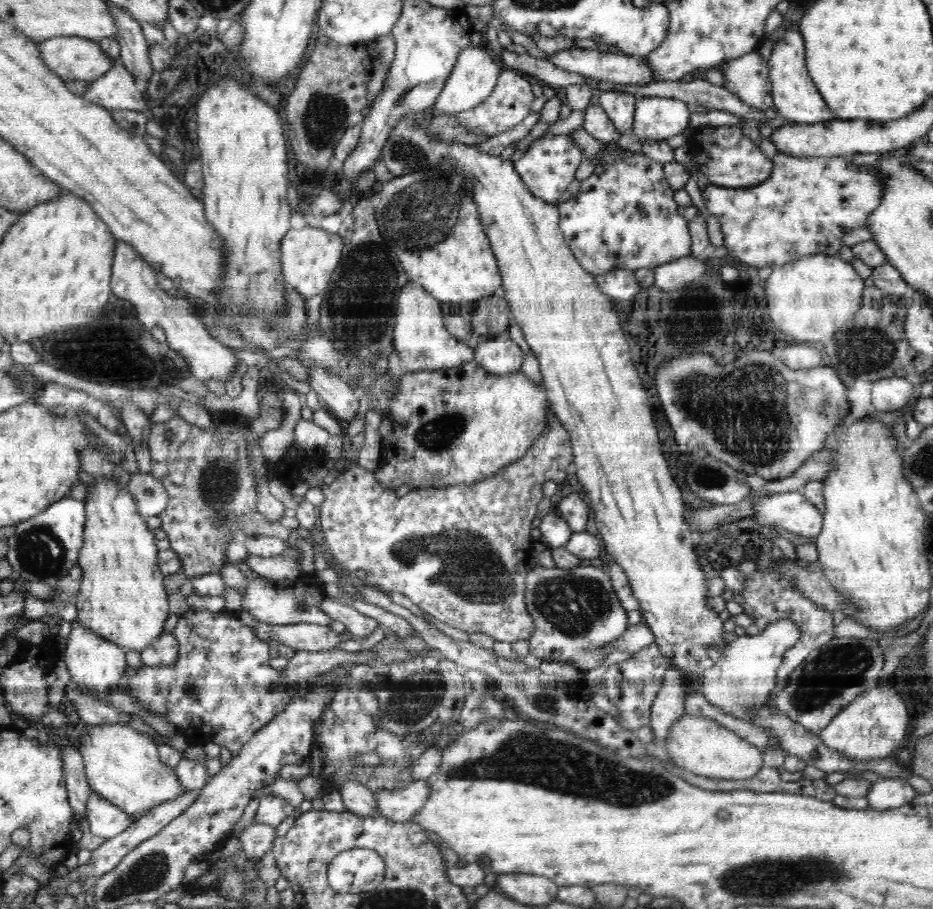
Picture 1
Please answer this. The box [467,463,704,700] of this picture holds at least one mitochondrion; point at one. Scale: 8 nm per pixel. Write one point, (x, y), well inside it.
(572, 605)

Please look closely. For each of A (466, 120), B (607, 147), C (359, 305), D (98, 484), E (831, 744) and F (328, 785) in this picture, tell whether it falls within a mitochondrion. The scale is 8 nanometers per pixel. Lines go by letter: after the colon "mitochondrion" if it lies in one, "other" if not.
A: other
B: other
C: mitochondrion
D: other
E: other
F: other

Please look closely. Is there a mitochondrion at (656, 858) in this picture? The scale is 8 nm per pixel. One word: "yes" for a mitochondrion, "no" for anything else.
no

